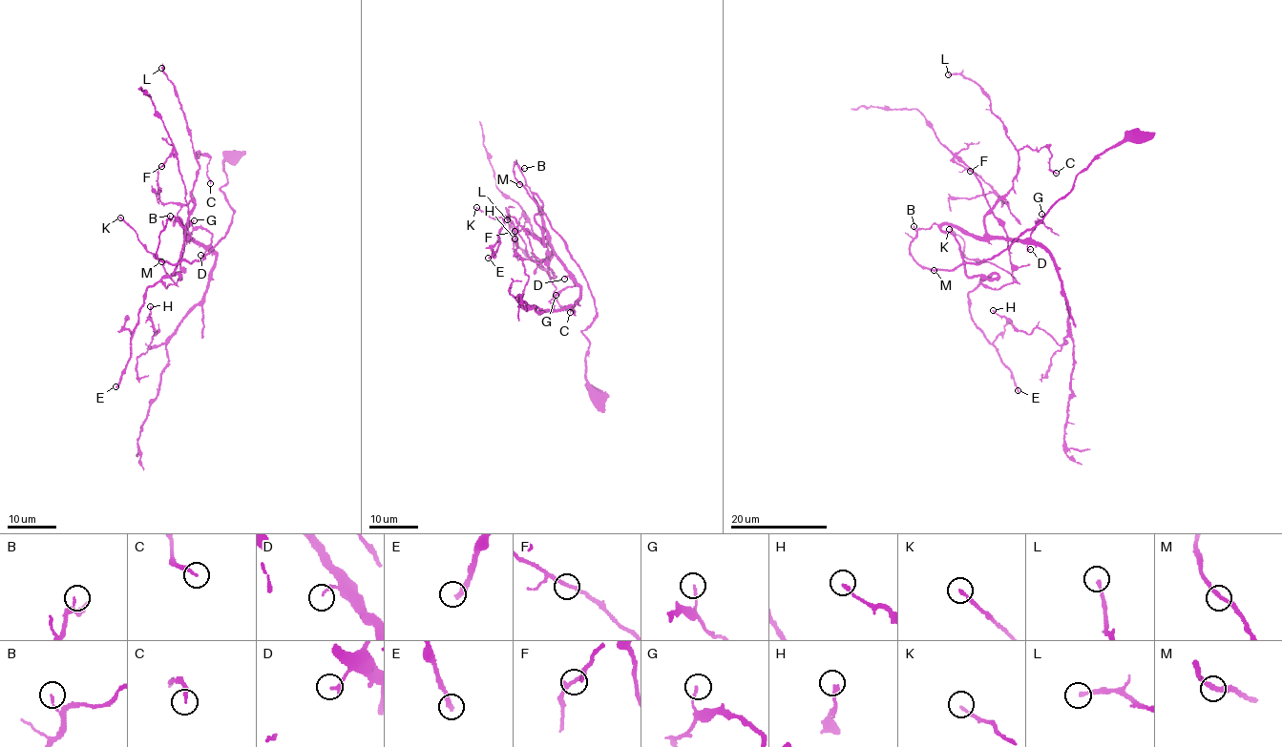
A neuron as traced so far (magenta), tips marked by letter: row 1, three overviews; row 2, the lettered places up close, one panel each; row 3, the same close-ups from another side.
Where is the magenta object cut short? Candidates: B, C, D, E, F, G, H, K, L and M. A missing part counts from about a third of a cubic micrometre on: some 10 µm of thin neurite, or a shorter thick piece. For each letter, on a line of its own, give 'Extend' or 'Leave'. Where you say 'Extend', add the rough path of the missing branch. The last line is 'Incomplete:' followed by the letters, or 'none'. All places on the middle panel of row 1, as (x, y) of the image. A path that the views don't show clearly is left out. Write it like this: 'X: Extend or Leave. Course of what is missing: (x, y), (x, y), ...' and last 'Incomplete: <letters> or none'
B: Leave
C: Leave
D: Leave
E: Extend
F: Leave
G: Leave
H: Leave
K: Extend
L: Leave
M: Leave
Incomplete: E, K

